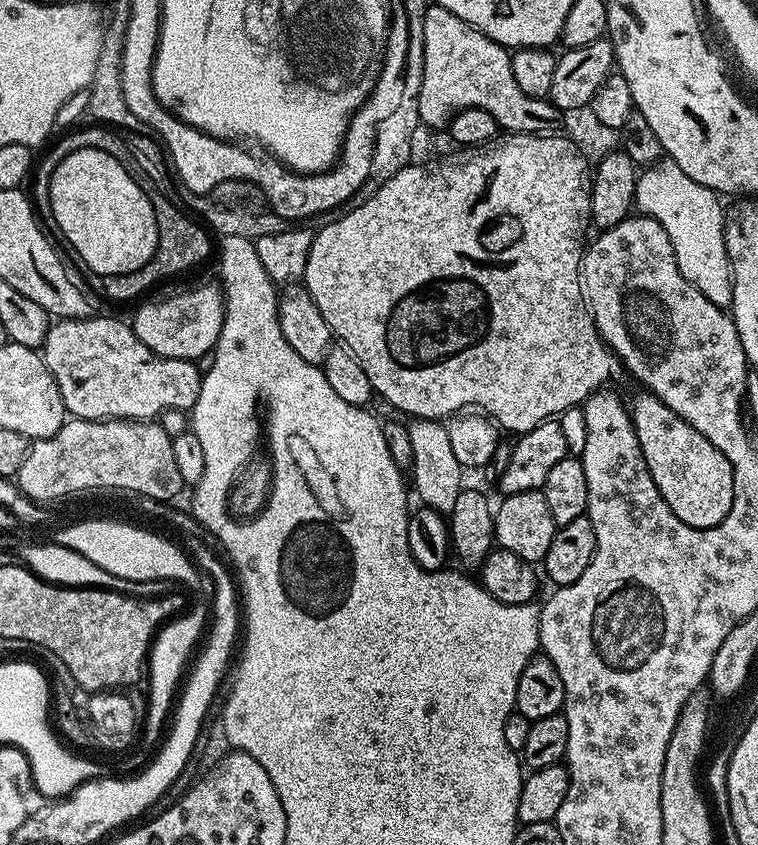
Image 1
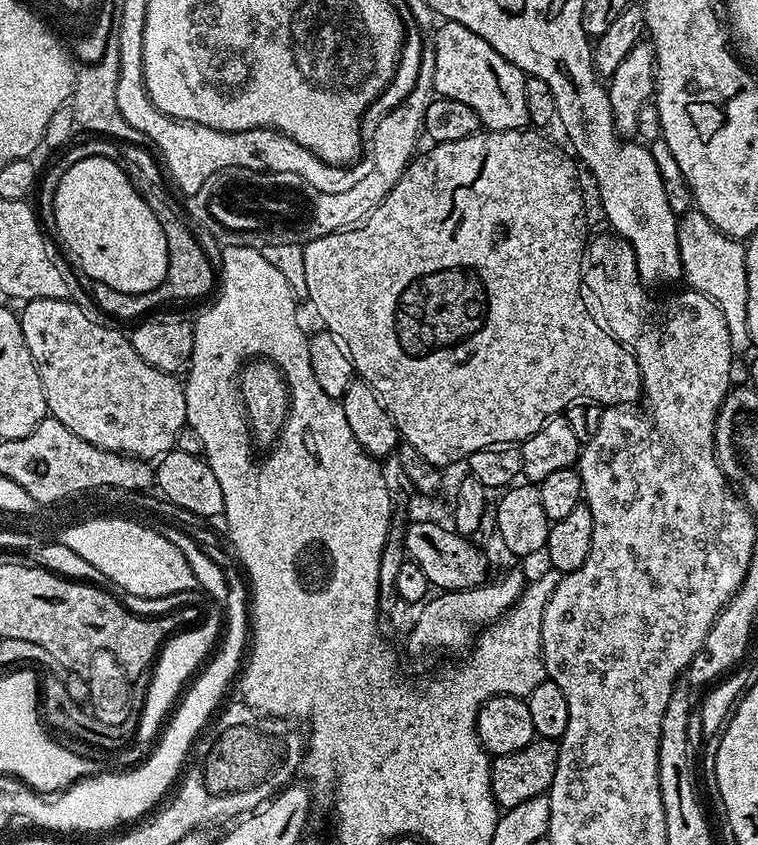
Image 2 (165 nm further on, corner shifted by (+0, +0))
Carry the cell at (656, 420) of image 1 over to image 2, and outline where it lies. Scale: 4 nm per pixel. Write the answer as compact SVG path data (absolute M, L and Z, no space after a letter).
M519 128L505 132L481 130L470 138L462 138L462 142L432 144L425 156L417 155L404 169L400 181L363 223L343 231L329 232L303 245L308 300L316 307L324 323L321 325L346 346L355 375L376 391L384 409L392 415L403 443L414 446L418 454L424 455L441 470L447 470L459 460L461 463L474 454L474 450L501 444L519 445L529 440L551 416L561 415L574 398L594 398L594 402L601 406L632 406L636 399L641 399L642 381L636 357L604 327L593 309L584 305L582 265L590 231L584 217L580 180L576 177L577 161L558 145L555 139L539 131Z

